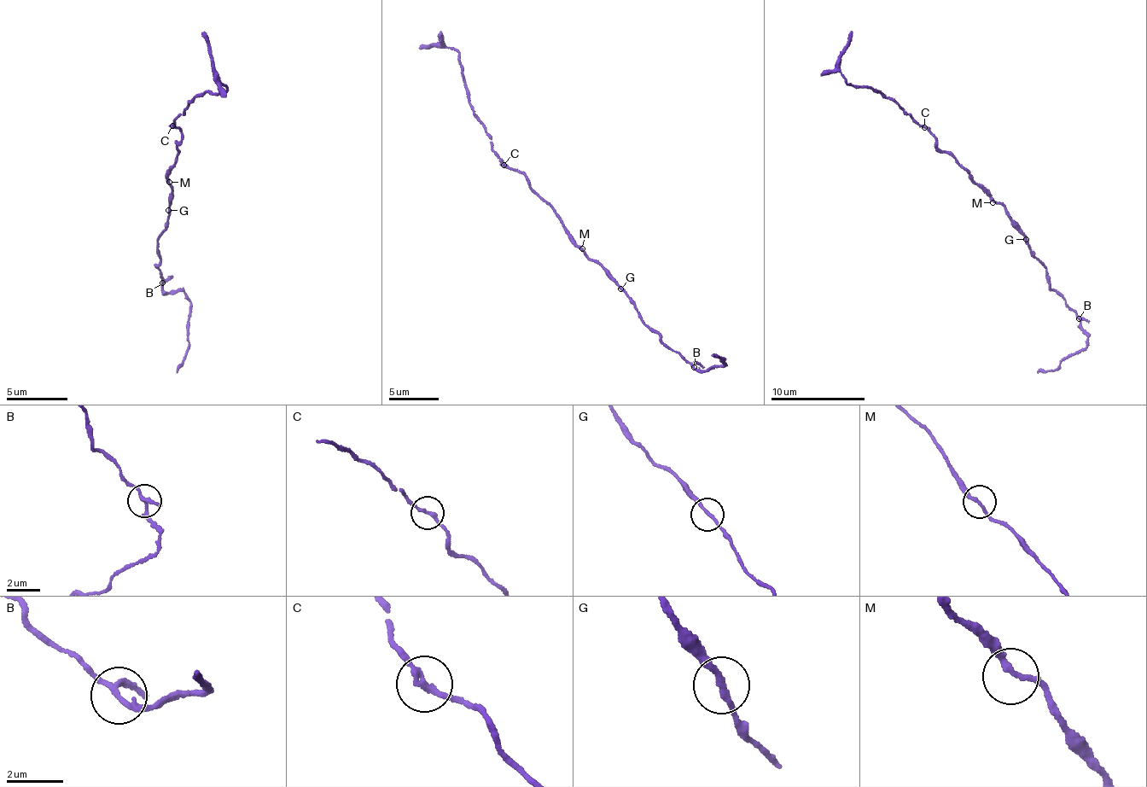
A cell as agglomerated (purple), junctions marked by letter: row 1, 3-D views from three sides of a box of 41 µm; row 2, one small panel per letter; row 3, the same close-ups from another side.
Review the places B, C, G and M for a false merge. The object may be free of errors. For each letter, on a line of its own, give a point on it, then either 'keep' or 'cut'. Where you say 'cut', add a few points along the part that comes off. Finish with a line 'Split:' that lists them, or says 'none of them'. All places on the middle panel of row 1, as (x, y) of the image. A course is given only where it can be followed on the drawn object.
B: (694, 367) | keep
C: (503, 165) | keep
G: (620, 288) | keep
M: (582, 248) | keep
Split: none of them

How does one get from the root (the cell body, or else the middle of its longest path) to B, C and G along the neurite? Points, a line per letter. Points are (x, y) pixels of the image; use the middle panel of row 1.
B: (573, 241), (584, 250), (585, 255), (606, 269), (614, 282), (629, 295), (642, 321), (693, 366)
C: (573, 241), (552, 207), (529, 186), (525, 176), (503, 165)
G: (573, 241), (584, 250), (585, 255), (606, 269), (620, 288)

